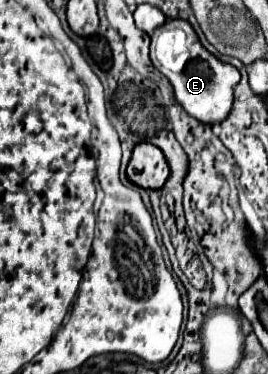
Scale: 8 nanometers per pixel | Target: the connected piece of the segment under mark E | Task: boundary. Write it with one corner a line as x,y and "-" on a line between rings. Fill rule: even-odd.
167,19
151,35
151,61
157,71
161,71
173,85
177,103
199,123
215,125
223,123
233,107
233,89
239,83
241,75
237,67
219,61
209,53
189,21

